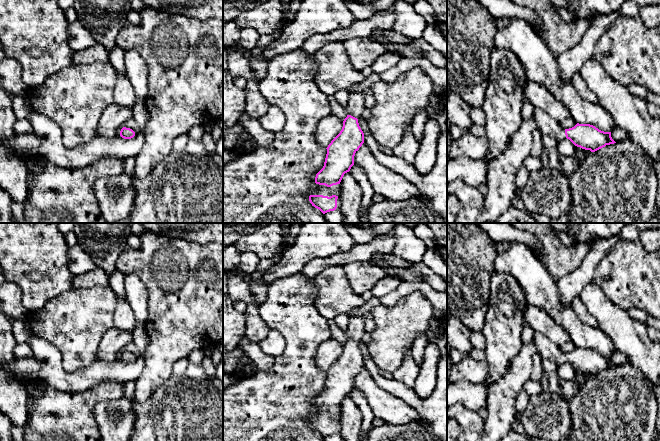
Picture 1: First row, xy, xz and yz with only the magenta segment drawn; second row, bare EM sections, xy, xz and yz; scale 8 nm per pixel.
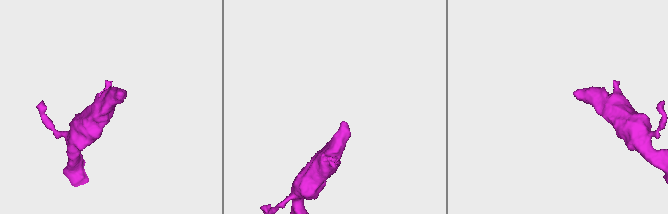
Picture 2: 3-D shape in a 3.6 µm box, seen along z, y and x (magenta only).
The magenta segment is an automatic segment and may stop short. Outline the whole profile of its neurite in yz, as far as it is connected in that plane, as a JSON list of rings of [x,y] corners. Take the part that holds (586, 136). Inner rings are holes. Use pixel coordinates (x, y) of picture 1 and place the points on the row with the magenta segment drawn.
[[[534,109],[532,118],[542,135],[553,137],[557,141],[569,139],[575,146],[595,152],[606,145],[616,143],[611,132],[604,132],[590,124],[577,123],[574,127],[564,129],[548,113]]]

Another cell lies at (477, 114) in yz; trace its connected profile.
[[[472,108],[470,115],[474,124],[484,125],[486,116],[481,108]]]

